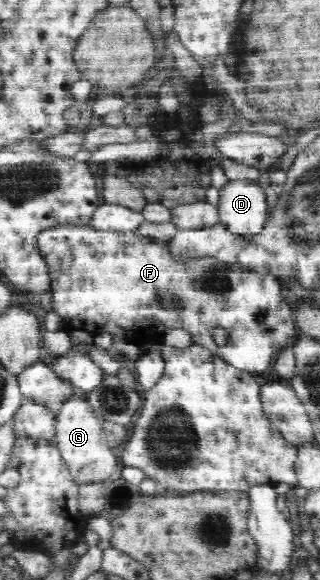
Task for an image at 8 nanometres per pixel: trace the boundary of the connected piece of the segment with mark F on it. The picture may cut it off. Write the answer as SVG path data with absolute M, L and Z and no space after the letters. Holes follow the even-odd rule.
M60 225L58 227L48 228L40 232L39 236L36 236L36 244L39 245L40 255L44 256L44 259L48 263L48 273L52 277L52 296L47 301L47 307L62 317L66 329L84 330L84 332L94 337L102 333L114 334L116 338L124 342L130 342L130 344L138 344L138 346L146 350L160 346L163 342L164 332L172 331L176 328L184 329L190 332L194 344L207 348L210 352L213 352L213 354L218 355L220 359L224 360L224 363L228 363L228 365L238 369L238 371L246 370L246 372L254 376L260 374L260 372L264 372L266 370L264 366L270 366L272 364L274 356L278 354L276 348L286 348L286 346L290 346L296 340L297 326L294 326L294 322L292 322L294 318L293 309L288 306L286 299L282 298L282 286L280 286L278 278L268 273L256 274L254 270L244 269L236 263L222 263L220 259L211 256L196 256L195 259L176 259L171 254L171 244L168 241L136 235L134 231L98 231L98 229L90 227L90 225ZM158 294L175 298L177 305L174 307L172 303L158 299ZM216 326L222 326L222 328L226 329L228 333L226 345L219 346L214 343L214 339L210 335L210 330Z

